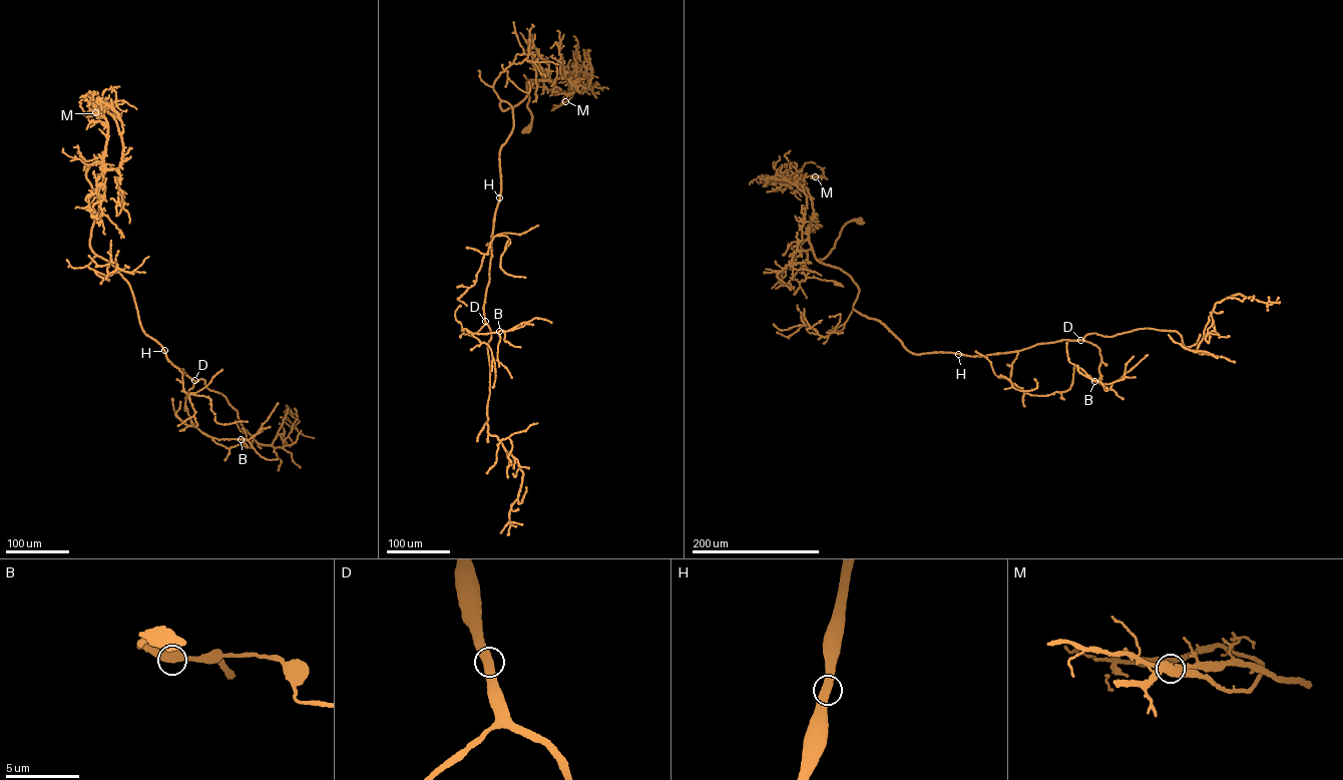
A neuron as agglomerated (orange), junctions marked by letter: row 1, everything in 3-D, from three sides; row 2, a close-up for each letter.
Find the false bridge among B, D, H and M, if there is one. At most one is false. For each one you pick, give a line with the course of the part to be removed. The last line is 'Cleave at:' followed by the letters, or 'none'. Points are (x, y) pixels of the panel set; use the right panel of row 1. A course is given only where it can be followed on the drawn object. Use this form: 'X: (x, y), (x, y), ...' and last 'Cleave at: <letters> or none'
Cleave at: M

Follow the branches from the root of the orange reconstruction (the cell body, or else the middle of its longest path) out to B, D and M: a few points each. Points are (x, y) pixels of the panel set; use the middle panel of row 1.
B: (526, 129), (536, 79), (519, 103), (499, 102), (513, 125), (499, 152), (485, 324), (462, 329), (499, 331)
D: (526, 129), (536, 79), (519, 103), (499, 102), (513, 125), (499, 152), (485, 321)
M: (526, 129), (532, 117), (527, 105), (529, 81), (548, 80), (561, 93), (575, 91), (565, 101)

